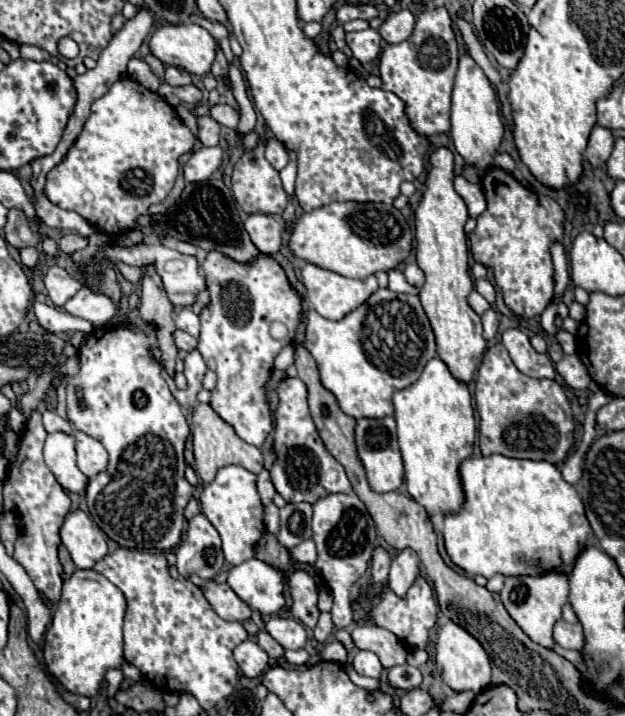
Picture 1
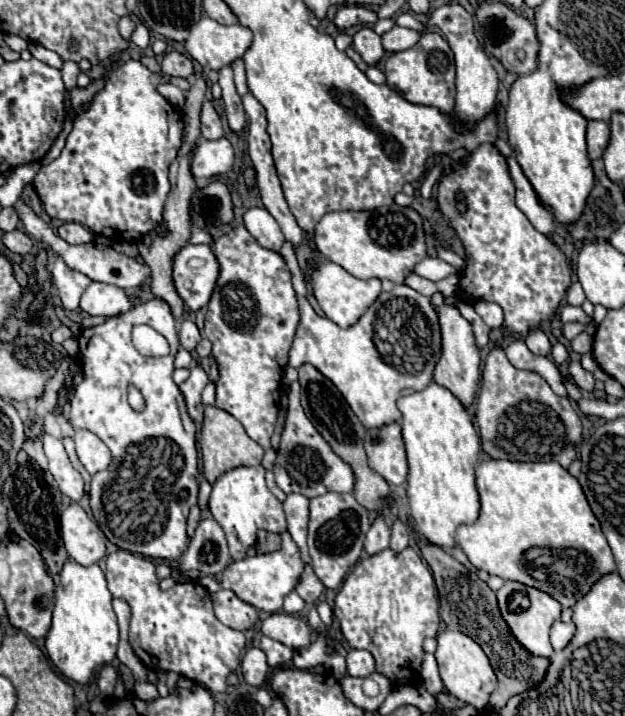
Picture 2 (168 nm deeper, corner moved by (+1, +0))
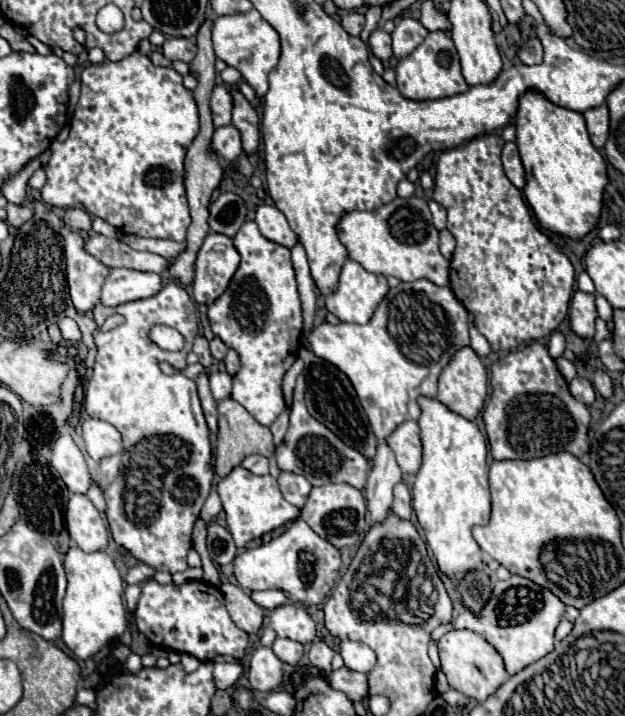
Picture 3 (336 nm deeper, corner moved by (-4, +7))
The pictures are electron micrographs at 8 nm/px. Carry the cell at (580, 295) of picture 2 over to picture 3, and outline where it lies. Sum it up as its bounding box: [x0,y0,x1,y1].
[570,291,596,339]

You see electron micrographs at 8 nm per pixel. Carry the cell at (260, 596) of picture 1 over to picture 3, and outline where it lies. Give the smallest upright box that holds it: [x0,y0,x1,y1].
[234,517,342,605]

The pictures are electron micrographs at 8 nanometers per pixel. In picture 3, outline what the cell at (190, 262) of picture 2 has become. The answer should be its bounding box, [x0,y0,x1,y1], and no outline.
[192,233,240,305]

